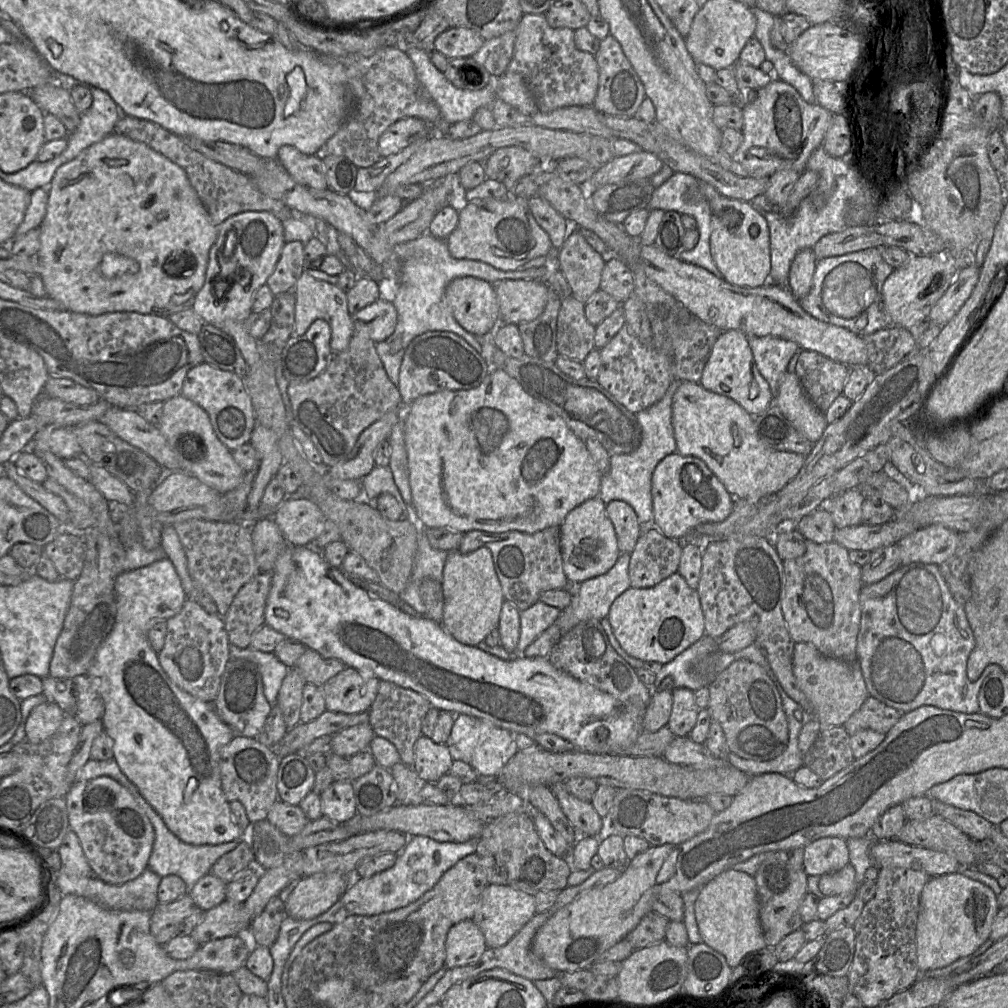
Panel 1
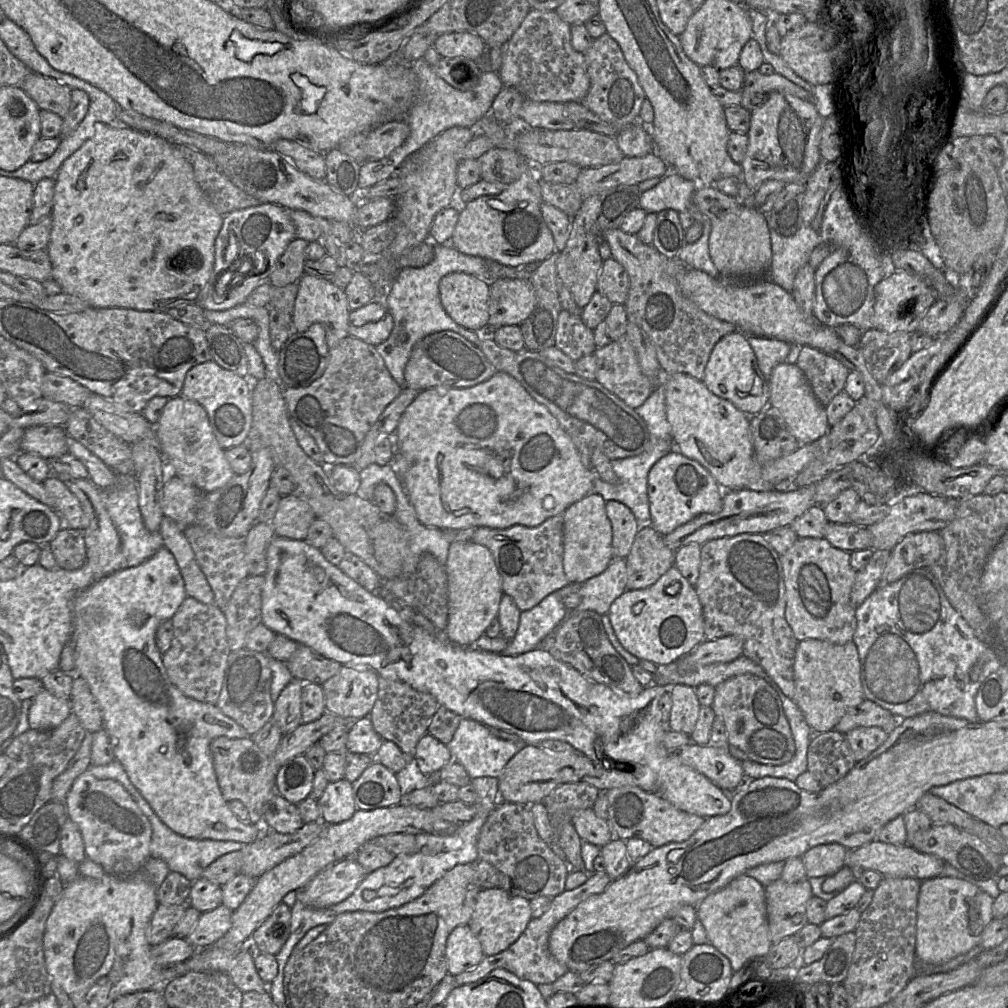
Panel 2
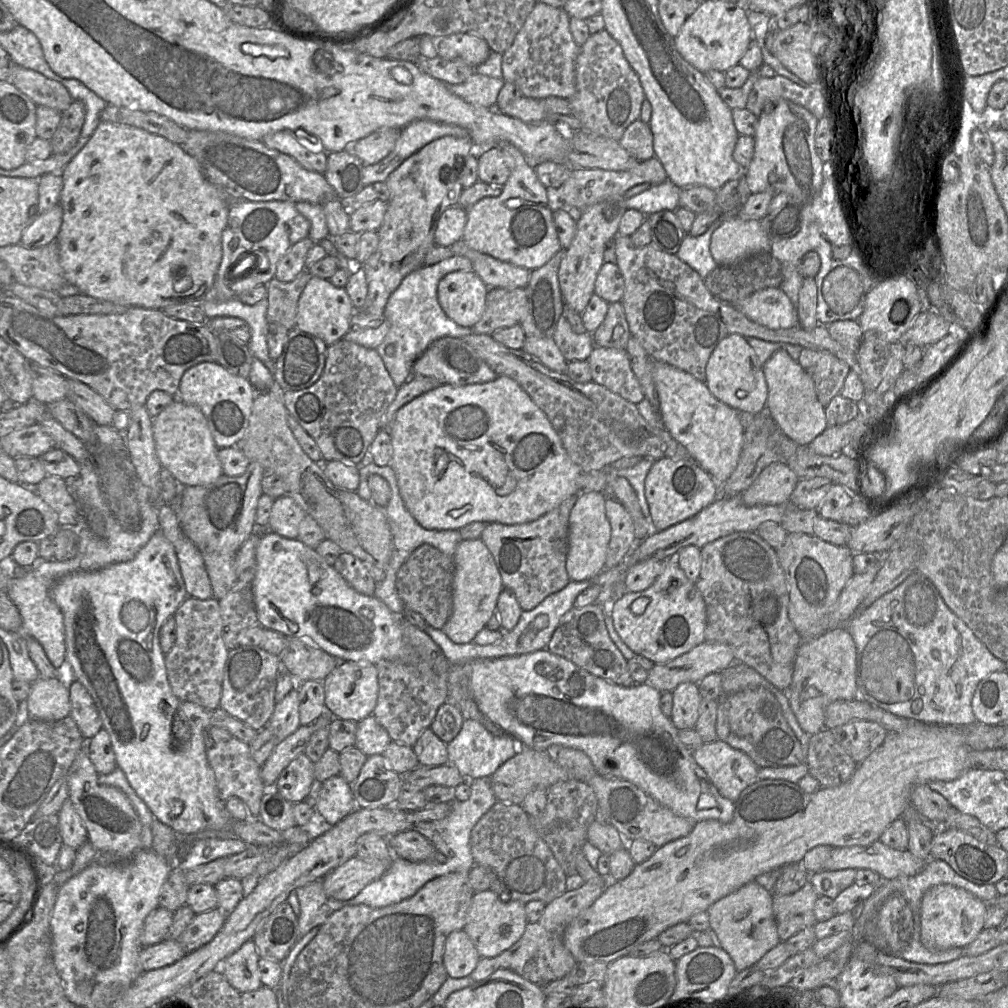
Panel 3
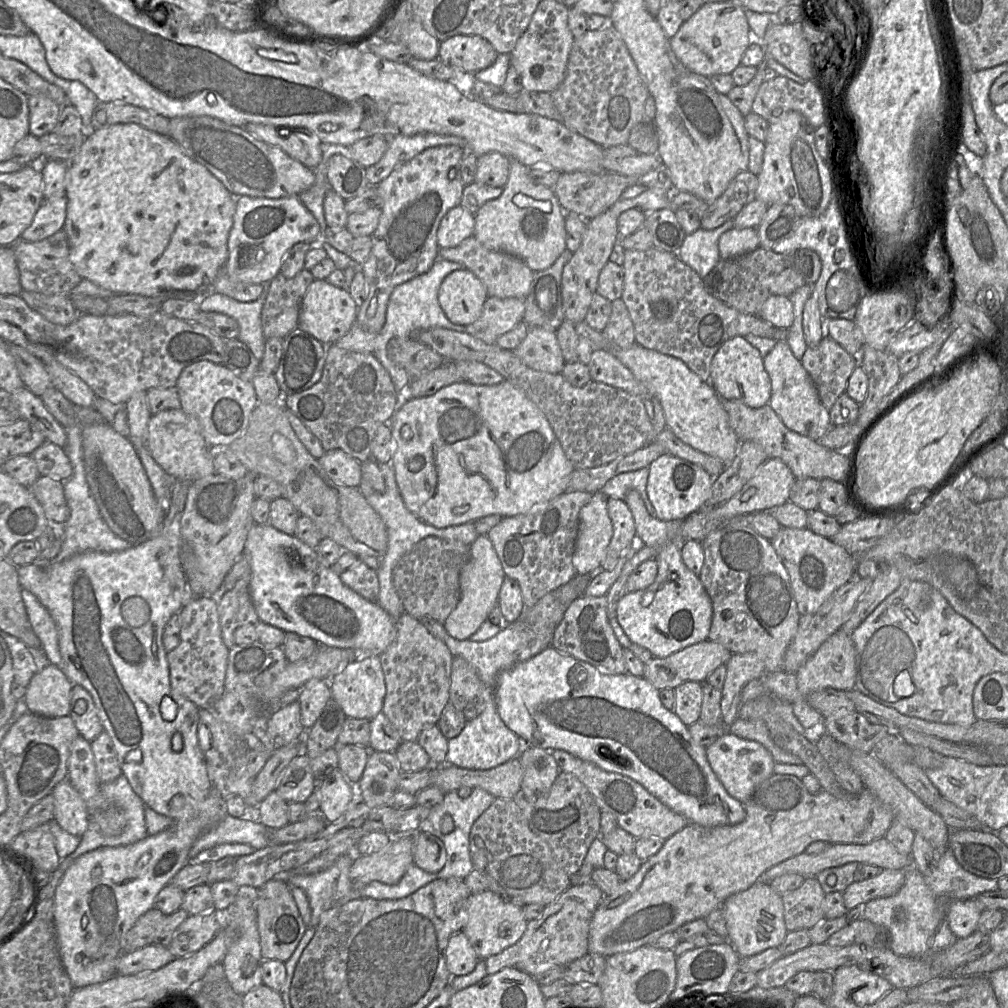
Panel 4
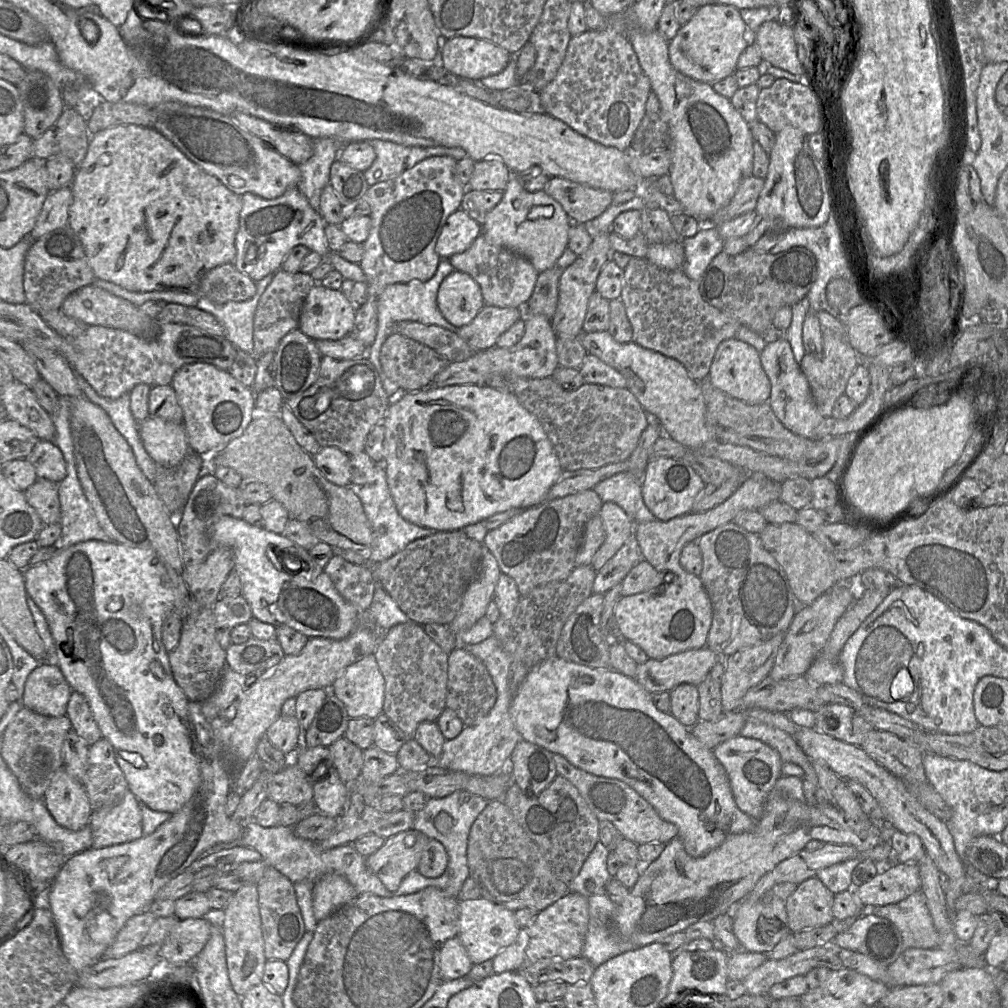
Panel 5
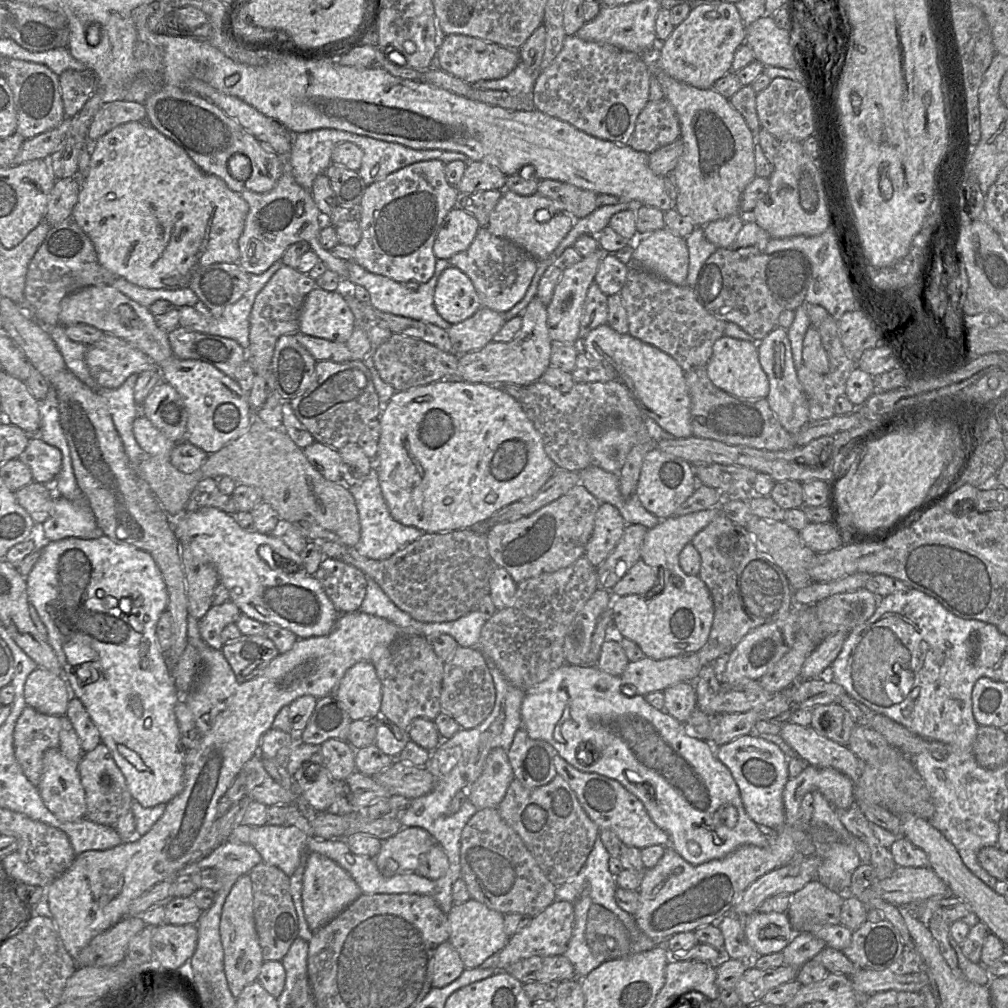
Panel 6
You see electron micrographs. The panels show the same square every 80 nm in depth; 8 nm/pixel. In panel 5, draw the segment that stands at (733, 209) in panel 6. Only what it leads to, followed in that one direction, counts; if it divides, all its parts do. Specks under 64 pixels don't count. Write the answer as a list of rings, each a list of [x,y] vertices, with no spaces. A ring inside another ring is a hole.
[[[630,30],[626,36],[650,81],[651,90],[658,97],[661,118],[669,128],[671,165],[668,174],[674,188],[673,196],[681,203],[683,213],[702,223],[709,223],[712,216],[731,201],[740,183],[753,175],[754,139],[750,125],[733,107],[730,99],[718,94],[711,84],[685,76],[671,65],[668,54],[669,41],[658,30]]]

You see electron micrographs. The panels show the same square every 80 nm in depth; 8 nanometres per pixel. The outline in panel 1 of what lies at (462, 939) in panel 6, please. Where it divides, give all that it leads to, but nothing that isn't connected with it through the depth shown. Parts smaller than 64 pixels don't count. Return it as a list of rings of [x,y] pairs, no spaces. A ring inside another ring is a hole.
[[[488,885],[472,918],[484,935],[486,946],[505,945],[536,914],[535,895],[517,890],[509,885]]]

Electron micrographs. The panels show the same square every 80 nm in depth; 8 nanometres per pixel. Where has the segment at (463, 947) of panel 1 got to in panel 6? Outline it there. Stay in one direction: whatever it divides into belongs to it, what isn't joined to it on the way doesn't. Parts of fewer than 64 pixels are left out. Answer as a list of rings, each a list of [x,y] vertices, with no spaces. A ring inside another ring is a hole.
[[[449,941],[441,943],[433,959],[432,987],[442,988],[456,980],[465,966],[457,950]]]

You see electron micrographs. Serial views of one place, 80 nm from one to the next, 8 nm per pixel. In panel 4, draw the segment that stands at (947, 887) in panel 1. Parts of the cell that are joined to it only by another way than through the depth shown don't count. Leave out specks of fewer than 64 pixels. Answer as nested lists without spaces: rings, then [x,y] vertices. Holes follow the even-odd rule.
[[[975,899],[955,900],[949,904],[947,920],[957,939],[964,939],[977,931],[982,907]]]

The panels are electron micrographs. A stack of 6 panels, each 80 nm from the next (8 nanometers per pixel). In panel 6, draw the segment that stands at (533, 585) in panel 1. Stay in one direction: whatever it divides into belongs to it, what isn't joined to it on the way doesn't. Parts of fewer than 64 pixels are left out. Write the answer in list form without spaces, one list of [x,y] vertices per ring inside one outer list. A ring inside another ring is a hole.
[[[579,483],[565,495],[528,516],[514,522],[494,525],[486,534],[487,547],[493,565],[506,569],[517,584],[542,573],[554,572],[570,566],[584,556],[586,545],[593,533],[595,517],[600,505],[601,502]]]

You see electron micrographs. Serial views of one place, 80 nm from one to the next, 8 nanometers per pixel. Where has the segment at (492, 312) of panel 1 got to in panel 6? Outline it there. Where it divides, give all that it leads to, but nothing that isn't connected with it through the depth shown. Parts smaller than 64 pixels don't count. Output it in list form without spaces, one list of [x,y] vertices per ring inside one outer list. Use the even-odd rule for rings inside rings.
[[[452,265],[444,269],[437,280],[434,306],[451,325],[465,321],[482,307],[469,277]]]

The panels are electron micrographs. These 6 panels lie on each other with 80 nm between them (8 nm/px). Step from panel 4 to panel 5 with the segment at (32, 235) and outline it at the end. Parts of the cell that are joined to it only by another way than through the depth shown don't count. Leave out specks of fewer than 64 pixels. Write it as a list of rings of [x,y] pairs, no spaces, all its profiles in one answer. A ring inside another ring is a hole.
[[[71,187],[51,191],[30,233],[33,240],[68,225],[69,209],[73,202]]]

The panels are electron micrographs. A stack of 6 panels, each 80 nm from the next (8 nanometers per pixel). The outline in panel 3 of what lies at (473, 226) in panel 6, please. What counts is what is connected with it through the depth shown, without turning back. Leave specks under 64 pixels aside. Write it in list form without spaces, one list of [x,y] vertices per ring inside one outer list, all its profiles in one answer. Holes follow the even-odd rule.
[[[451,206],[439,216],[434,232],[437,246],[449,247],[462,240],[467,222],[467,211],[459,206]]]

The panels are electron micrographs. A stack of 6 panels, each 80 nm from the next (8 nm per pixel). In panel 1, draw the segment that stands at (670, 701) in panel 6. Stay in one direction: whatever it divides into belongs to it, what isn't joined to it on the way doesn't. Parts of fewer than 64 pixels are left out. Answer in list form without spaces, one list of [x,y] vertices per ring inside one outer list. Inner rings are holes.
[[[689,688],[672,689],[672,710],[667,723],[675,737],[687,737],[696,724],[700,708]]]

